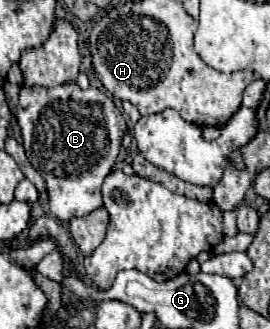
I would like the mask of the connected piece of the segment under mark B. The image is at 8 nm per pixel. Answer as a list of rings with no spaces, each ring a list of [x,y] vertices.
[[[76,82],[52,88],[22,88],[16,118],[28,160],[48,186],[50,212],[68,222],[100,208],[100,186],[110,174],[126,134],[126,120],[112,98],[92,86],[82,90]]]

